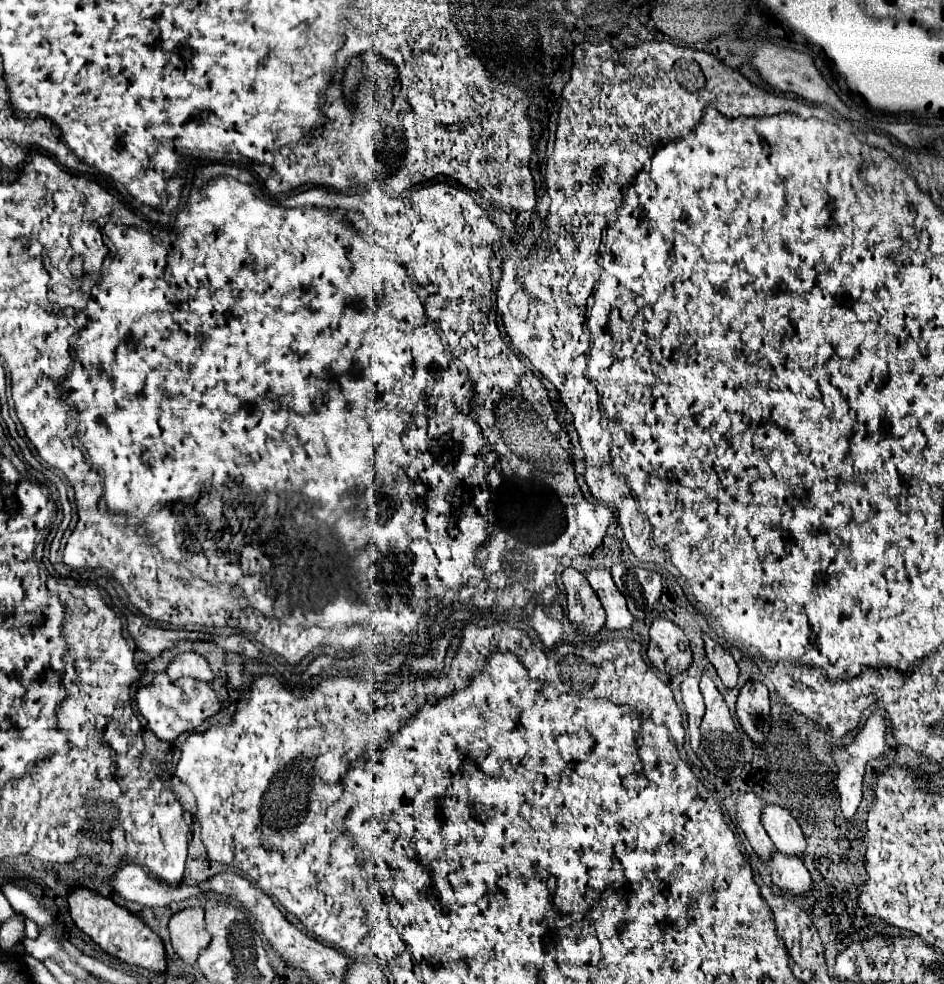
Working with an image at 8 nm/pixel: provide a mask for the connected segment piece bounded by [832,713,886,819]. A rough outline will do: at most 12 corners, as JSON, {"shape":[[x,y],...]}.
{"shape":[[872,715],[848,747],[834,749],[844,817],[862,801],[862,773],[884,753],[886,723]]}

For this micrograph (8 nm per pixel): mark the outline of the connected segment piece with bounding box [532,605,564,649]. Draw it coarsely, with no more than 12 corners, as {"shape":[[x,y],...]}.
{"shape":[[540,605],[532,629],[546,649],[560,643],[562,623],[550,619]]}

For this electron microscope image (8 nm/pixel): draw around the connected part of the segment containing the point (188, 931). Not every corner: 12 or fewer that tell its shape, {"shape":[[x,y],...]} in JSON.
{"shape":[[204,907],[172,915],[170,943],[194,965],[208,947]]}

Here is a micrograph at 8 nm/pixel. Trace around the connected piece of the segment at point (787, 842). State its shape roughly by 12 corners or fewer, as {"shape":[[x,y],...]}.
{"shape":[[766,805],[762,823],[774,847],[802,857],[806,839],[798,821]]}

